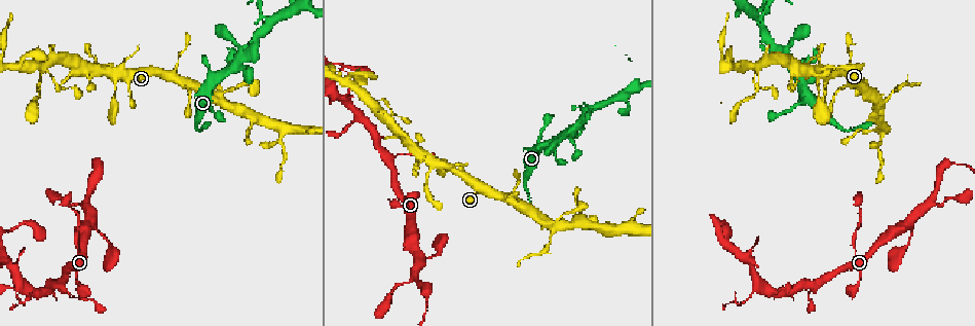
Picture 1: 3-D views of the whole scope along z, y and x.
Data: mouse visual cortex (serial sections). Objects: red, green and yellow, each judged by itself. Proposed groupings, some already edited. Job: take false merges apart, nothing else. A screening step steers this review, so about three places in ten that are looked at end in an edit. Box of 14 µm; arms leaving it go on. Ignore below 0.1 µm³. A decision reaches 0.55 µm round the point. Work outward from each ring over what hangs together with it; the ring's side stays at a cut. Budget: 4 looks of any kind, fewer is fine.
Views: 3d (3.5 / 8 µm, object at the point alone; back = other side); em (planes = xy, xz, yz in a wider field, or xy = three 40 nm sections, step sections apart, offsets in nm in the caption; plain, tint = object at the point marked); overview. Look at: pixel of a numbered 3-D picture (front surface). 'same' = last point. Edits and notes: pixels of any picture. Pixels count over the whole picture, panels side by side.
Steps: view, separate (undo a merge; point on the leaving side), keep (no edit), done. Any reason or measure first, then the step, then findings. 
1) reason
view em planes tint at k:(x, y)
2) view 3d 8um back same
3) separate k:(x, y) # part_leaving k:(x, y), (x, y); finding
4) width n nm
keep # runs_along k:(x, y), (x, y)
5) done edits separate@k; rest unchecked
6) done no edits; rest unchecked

abrupt turn
view 3d 3.5um at 1:(600, 106)

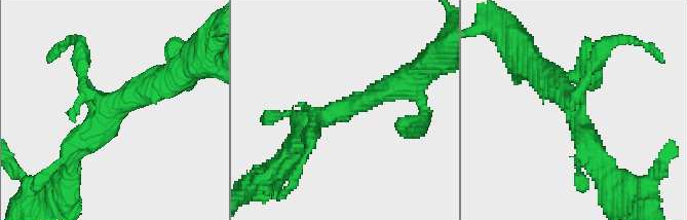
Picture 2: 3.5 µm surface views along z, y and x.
now the EM
view em xy step 1 tint at 2:(577, 107)

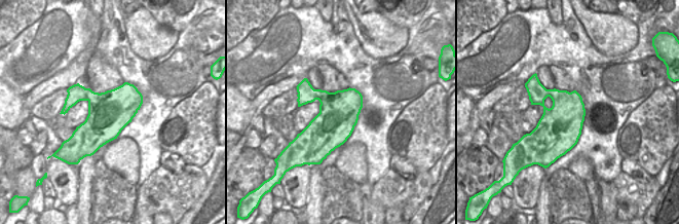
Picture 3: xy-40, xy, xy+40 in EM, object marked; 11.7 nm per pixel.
width 460 nm
keep # runs_along 2:(70, 159), (114, 106), (167, 80); all the same cell

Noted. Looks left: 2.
a narrow waist
view 3d 3.5um at 1:(12, 265)

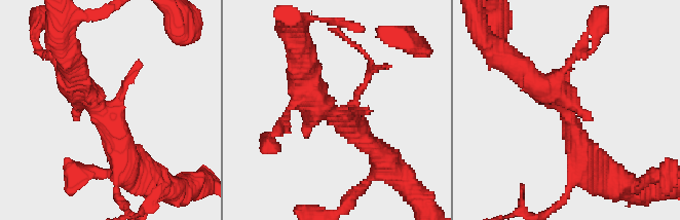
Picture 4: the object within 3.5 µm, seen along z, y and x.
view em xy step 5 tint at 4:(570, 107)

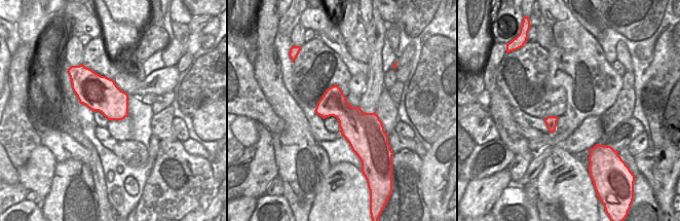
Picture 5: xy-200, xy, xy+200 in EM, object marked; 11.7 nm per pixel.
keep # runs_along 4:(595, 159), (524, 71); all the same cell

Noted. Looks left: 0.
done no edits; rest unchecked

